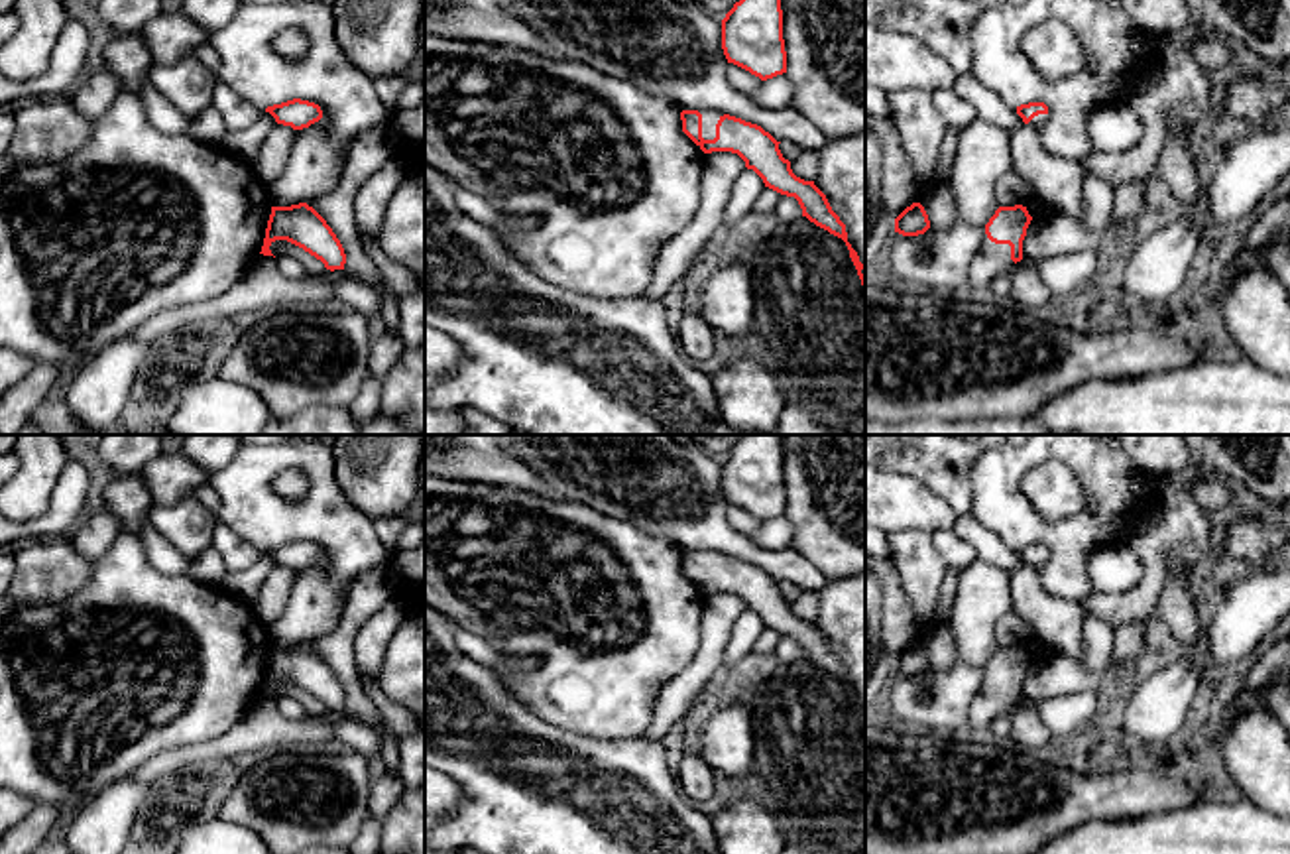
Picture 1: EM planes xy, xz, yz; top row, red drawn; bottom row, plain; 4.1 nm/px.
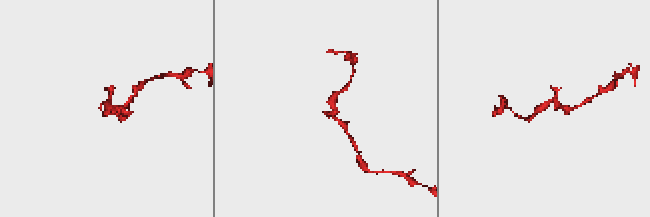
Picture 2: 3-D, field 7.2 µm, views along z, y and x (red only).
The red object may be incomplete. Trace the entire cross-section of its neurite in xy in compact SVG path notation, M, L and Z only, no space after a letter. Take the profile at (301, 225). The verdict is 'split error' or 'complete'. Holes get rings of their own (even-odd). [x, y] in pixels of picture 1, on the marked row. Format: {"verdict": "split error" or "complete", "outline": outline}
{"verdict": "complete", "outline": "M307 203L291 207L271 207L271 214L265 228L262 252L273 256L269 246L275 240L287 240L324 264L326 270L344 270L346 254L326 224L326 220Z"}

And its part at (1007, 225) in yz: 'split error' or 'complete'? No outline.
split error

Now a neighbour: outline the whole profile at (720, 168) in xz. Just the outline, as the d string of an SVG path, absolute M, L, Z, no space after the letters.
M712 152L704 155L700 207L692 222L661 248L653 279L643 293L647 299L673 297L678 279L690 270L710 236L724 224L733 181L743 169L745 161L737 153Z

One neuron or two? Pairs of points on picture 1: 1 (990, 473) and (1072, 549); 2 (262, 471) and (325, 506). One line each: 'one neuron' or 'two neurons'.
1: one neuron
2: one neuron

